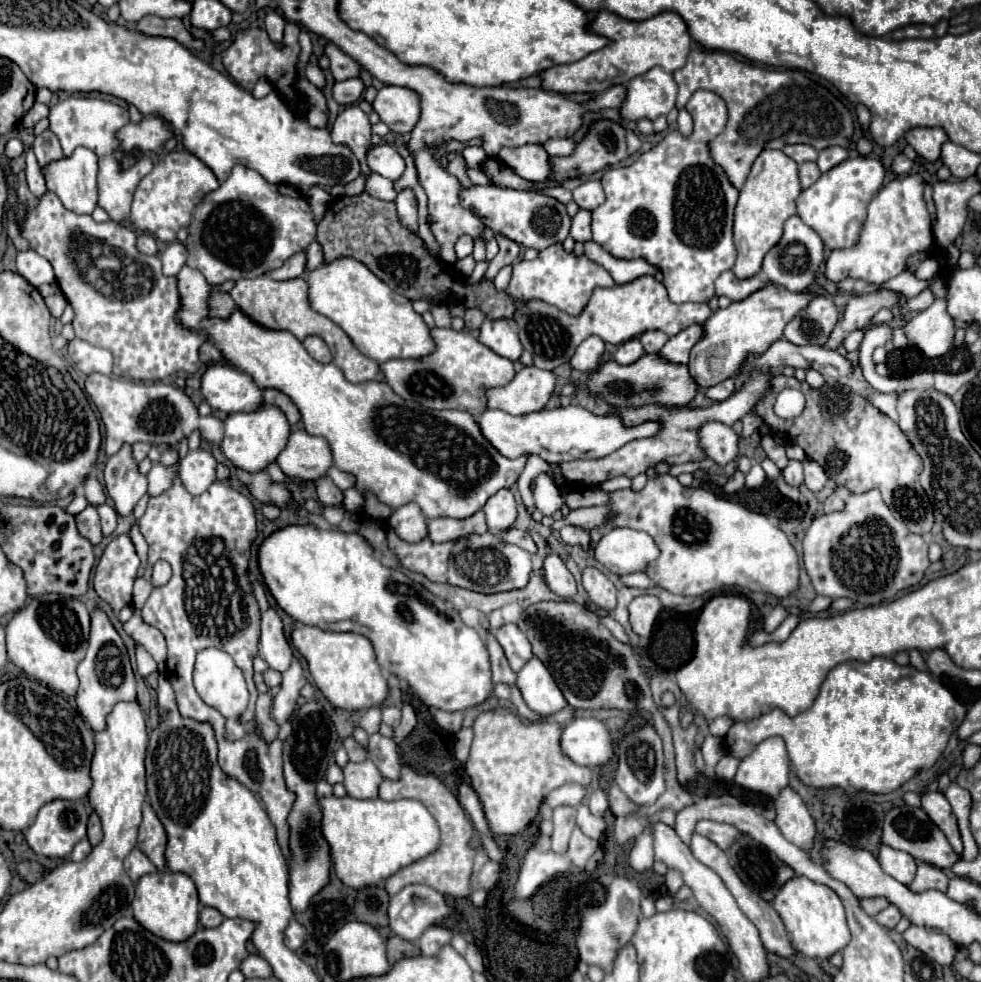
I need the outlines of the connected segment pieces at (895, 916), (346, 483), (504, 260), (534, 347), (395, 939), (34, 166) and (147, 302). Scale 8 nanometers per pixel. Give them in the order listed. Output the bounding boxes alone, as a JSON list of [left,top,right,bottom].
[[876,904,902,930],[324,466,354,490],[486,236,520,278],[512,276,712,370],[386,936,420,964],[24,148,46,198],[20,192,206,380]]

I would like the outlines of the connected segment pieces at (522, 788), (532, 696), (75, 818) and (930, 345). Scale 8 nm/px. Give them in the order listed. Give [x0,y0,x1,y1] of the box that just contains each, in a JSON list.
[[466,710,592,836],[518,658,568,716],[24,800,88,858],[904,300,954,358]]

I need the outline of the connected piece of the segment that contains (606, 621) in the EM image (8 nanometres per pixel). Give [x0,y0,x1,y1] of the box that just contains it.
[598,616,628,642]

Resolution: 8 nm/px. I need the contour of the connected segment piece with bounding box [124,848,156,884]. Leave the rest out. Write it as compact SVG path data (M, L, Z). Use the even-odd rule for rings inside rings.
M134 848L128 858L124 860L124 866L126 866L126 872L128 876L132 878L132 882L136 884L144 874L150 874L150 872L156 872L156 866L148 860L148 856L144 852L140 852L138 848Z

